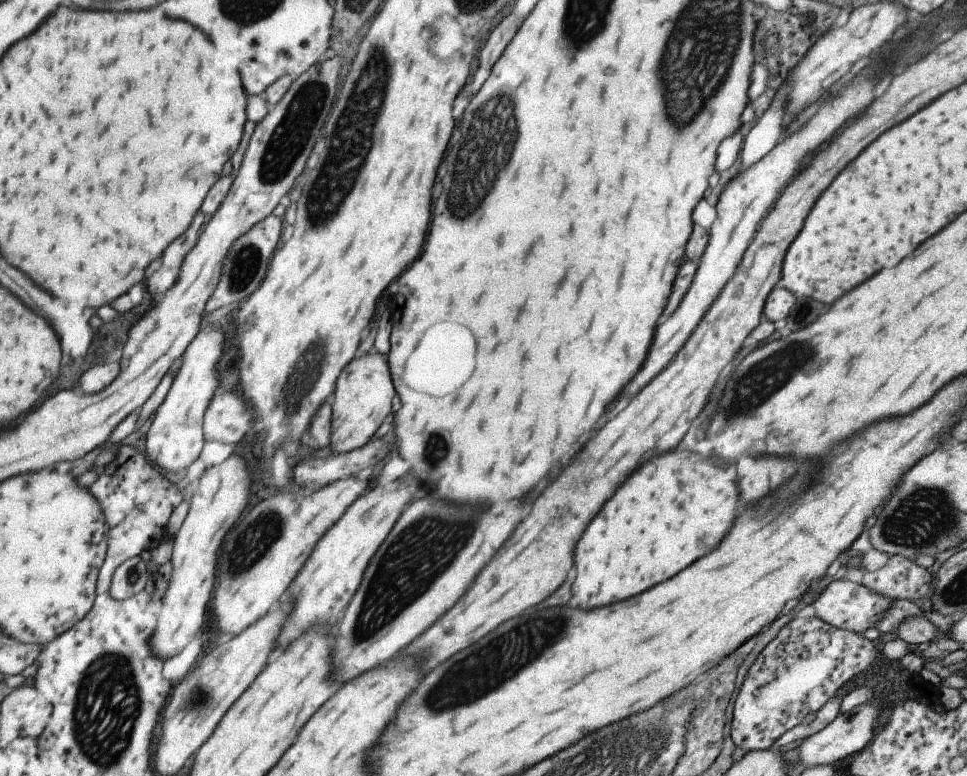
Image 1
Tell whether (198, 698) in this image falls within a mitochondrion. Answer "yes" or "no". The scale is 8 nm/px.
yes

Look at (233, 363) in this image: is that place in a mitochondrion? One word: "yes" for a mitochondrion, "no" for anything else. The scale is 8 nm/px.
no

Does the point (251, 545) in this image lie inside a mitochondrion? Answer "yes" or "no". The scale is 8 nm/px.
yes

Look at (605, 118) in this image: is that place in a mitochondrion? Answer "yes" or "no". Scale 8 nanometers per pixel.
no

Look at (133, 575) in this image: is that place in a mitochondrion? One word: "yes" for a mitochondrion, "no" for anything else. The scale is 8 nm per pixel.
yes

